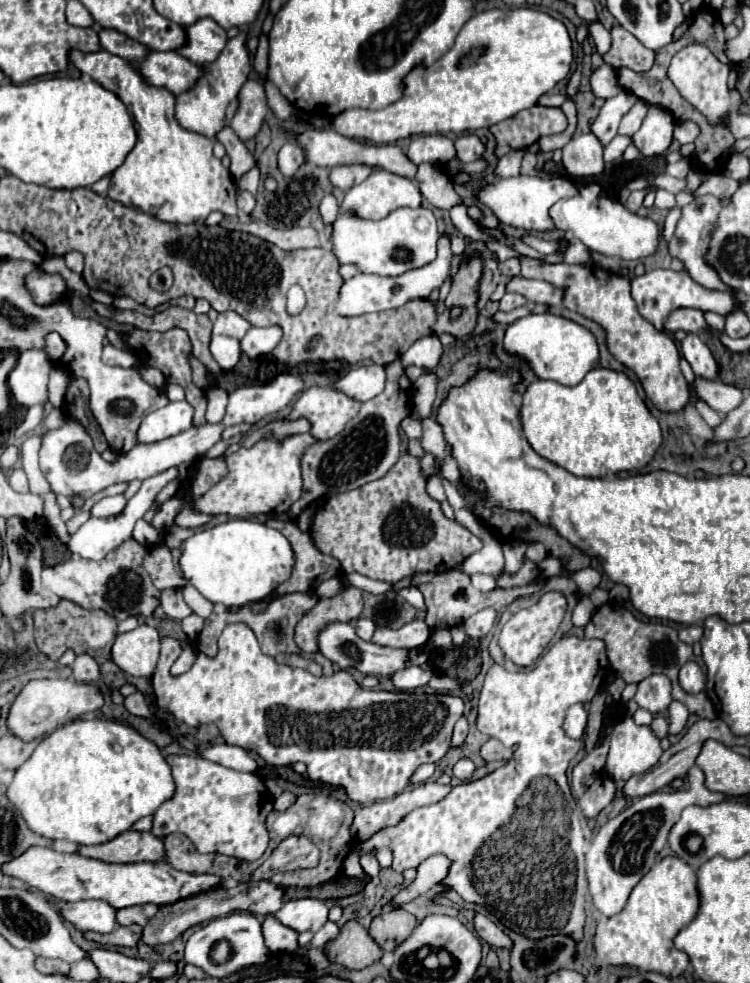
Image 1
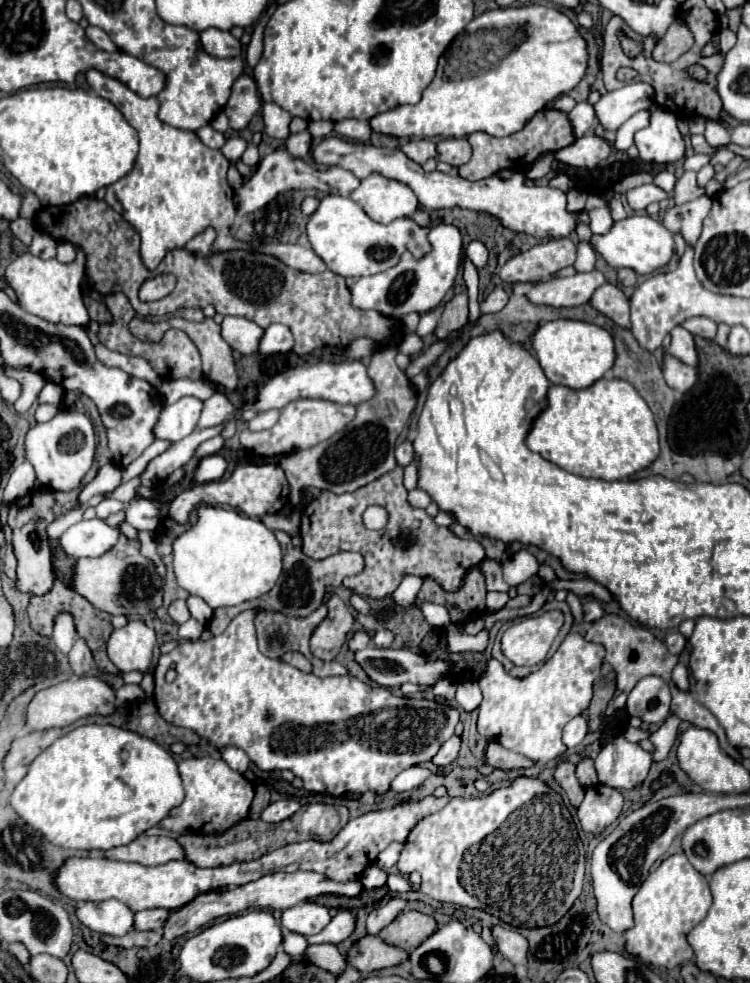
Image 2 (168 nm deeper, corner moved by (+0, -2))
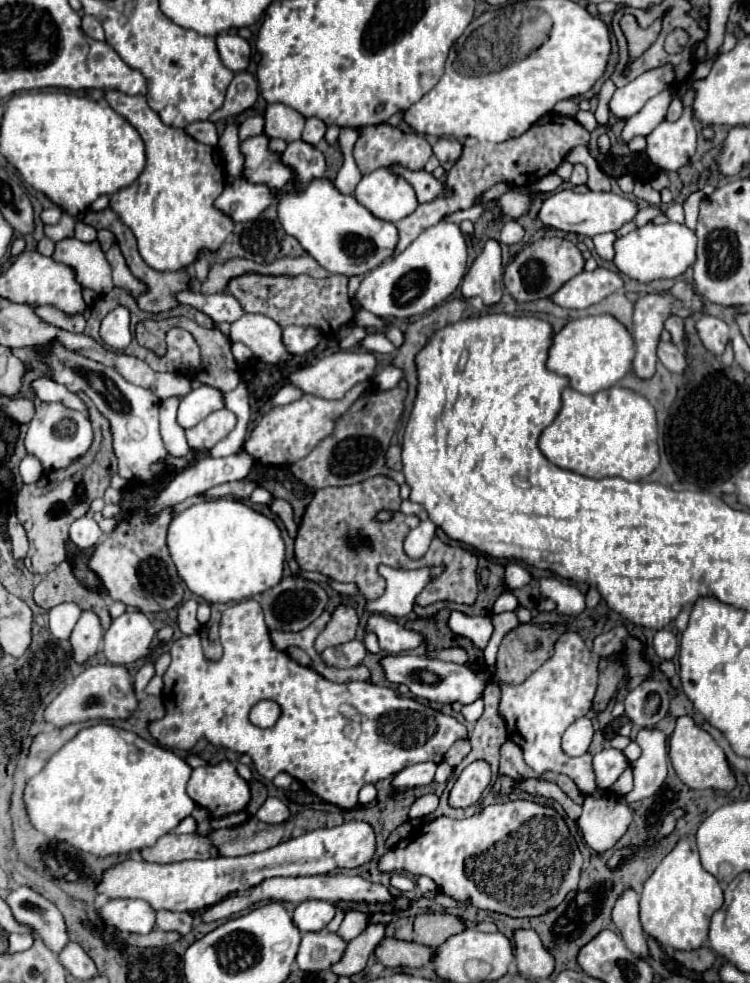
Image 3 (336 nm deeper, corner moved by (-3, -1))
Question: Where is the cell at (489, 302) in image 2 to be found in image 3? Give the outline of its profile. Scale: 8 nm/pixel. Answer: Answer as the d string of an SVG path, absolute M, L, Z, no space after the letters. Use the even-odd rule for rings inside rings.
M487 241L485 249L473 261L469 273L463 277L463 297L481 297L485 305L495 305L503 297L501 287L503 271L502 251L497 241Z

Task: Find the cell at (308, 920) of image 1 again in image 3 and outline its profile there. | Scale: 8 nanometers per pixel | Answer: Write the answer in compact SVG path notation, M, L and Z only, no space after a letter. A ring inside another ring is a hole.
M303 901L293 911L293 923L301 933L323 931L327 923L335 917L335 907L327 901Z

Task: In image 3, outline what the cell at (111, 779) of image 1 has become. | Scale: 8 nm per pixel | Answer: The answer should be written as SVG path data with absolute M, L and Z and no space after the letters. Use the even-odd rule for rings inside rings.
M97 723L93 727L85 727L81 729L69 743L65 743L47 763L45 767L41 769L41 773L37 773L35 777L31 777L25 785L25 791L23 791L23 805L25 805L25 811L31 819L31 825L41 831L43 835L51 837L51 839L59 839L59 841L65 841L65 843L71 843L71 847L79 849L79 851L87 851L87 853L93 853L93 855L125 855L125 853L131 853L131 851L139 851L143 847L151 847L161 835L173 831L181 819L185 819L187 815L193 813L195 809L195 803L193 799L187 795L185 791L185 785L189 781L189 775L191 775L191 767L179 757L175 755L171 749L165 749L161 745L155 745L155 743L149 743L145 739L141 739L137 733L133 731L125 731L125 729L117 729L117 727L111 727L107 723Z

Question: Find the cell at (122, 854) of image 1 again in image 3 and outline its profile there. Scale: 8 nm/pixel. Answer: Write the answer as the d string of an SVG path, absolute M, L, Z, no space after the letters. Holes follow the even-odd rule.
M167 833L157 839L153 847L139 851L145 861L151 863L175 863L183 859L209 859L217 855L217 849L207 837L201 835L175 835Z

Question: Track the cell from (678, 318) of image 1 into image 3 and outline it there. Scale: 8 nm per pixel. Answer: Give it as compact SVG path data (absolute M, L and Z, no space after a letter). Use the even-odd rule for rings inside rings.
M699 315L695 329L707 351L711 351L713 355L723 353L727 341L729 341L729 335L731 335L729 325L723 319L713 317L713 315Z

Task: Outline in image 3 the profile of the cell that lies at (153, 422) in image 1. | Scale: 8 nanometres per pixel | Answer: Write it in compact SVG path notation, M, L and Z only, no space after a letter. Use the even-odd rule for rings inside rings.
M203 385L179 401L179 411L177 411L177 423L183 429L195 427L199 421L203 421L211 411L217 411L223 407L221 391L209 385Z

